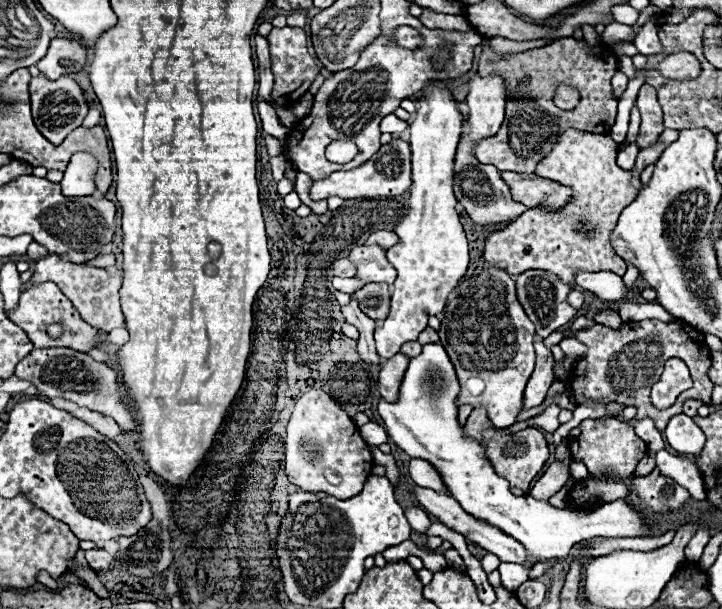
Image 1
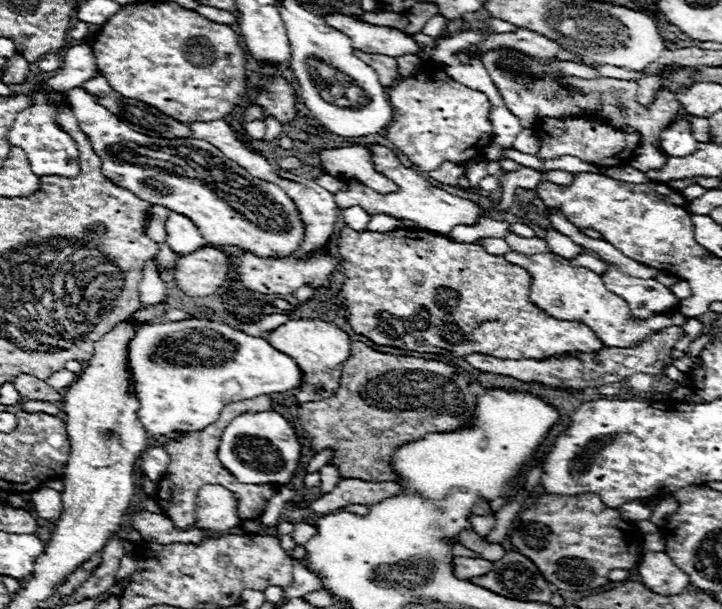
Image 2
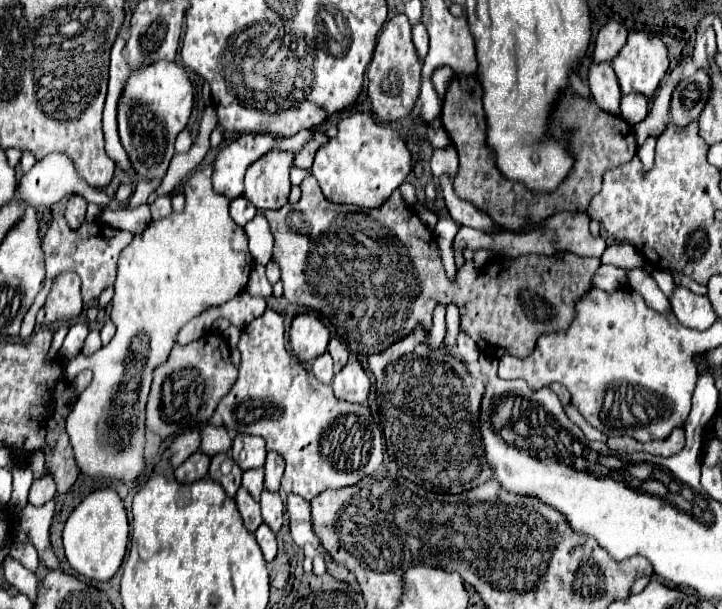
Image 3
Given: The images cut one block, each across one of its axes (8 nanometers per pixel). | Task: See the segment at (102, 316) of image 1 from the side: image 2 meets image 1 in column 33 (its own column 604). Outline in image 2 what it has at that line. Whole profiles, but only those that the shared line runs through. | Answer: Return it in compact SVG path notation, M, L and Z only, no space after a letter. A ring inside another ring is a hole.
M608 266L602 280L610 292L622 296L628 302L634 316L646 318L666 314L674 310L674 304L678 302L678 298L654 278L634 278L616 266Z

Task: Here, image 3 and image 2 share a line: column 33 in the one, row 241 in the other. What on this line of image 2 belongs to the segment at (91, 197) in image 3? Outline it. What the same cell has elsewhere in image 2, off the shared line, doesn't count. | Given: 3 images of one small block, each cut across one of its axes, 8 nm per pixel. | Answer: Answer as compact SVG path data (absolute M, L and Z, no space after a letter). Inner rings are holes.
M172 212L166 222L168 232L168 244L178 254L190 254L202 246L206 246L206 240L200 236L194 222L182 214Z

